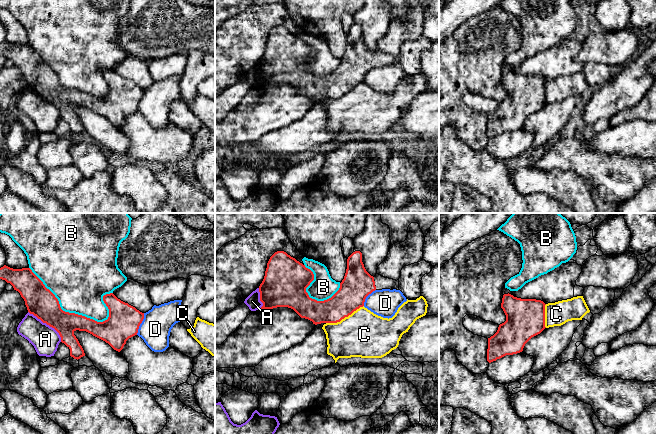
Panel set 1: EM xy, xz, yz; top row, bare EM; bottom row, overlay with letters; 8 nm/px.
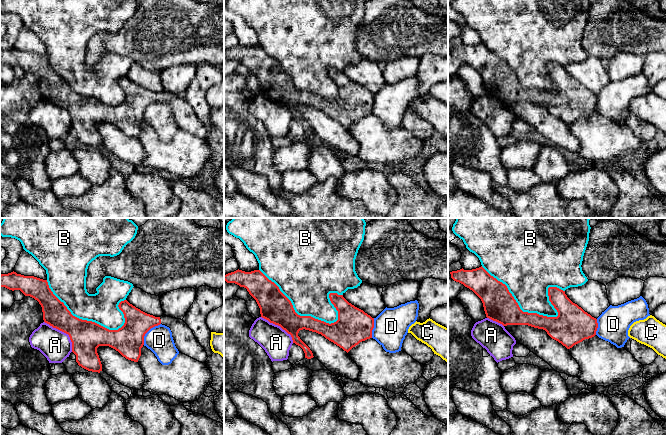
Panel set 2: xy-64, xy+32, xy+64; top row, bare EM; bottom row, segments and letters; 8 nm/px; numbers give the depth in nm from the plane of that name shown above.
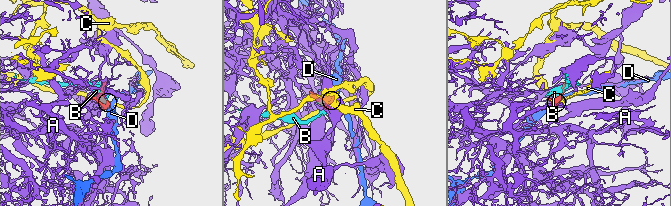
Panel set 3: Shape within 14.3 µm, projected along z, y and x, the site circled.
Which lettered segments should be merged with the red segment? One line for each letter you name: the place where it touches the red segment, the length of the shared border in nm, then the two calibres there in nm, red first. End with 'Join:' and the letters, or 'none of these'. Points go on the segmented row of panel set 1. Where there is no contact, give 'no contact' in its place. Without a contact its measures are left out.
Join: none of these

